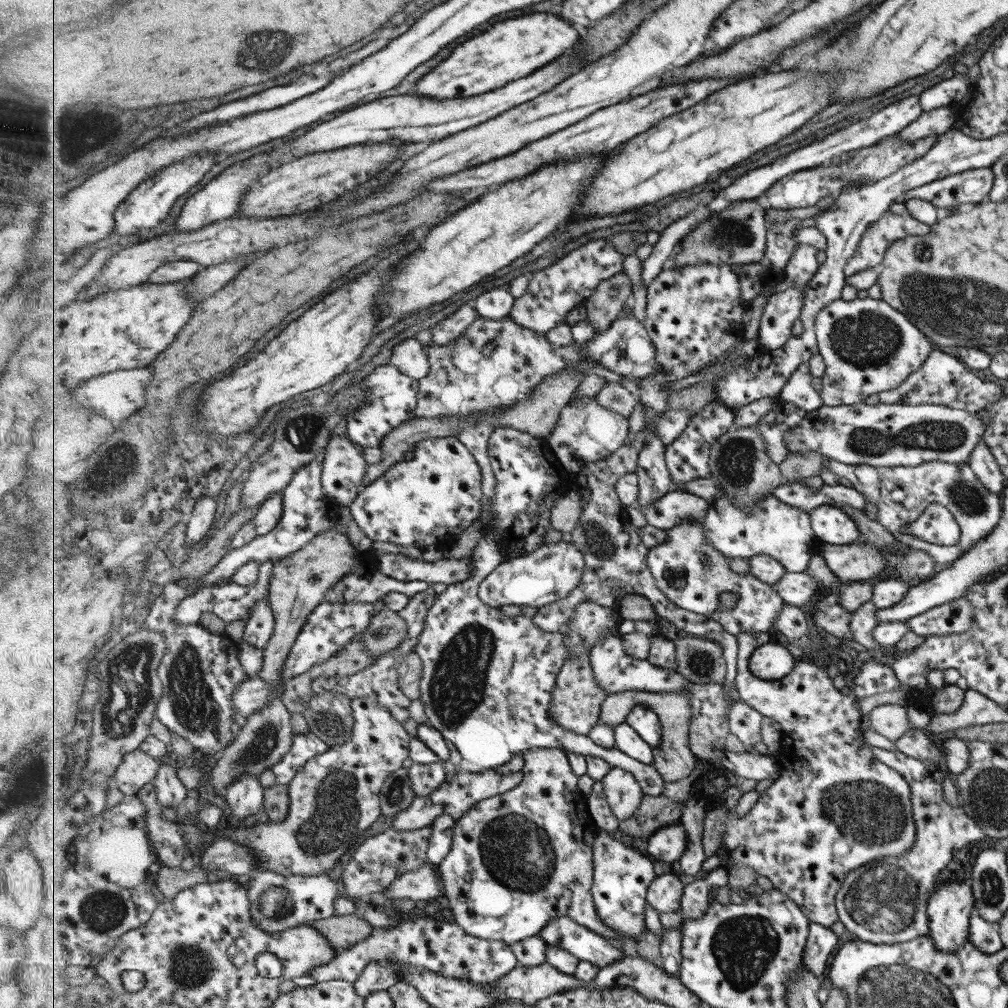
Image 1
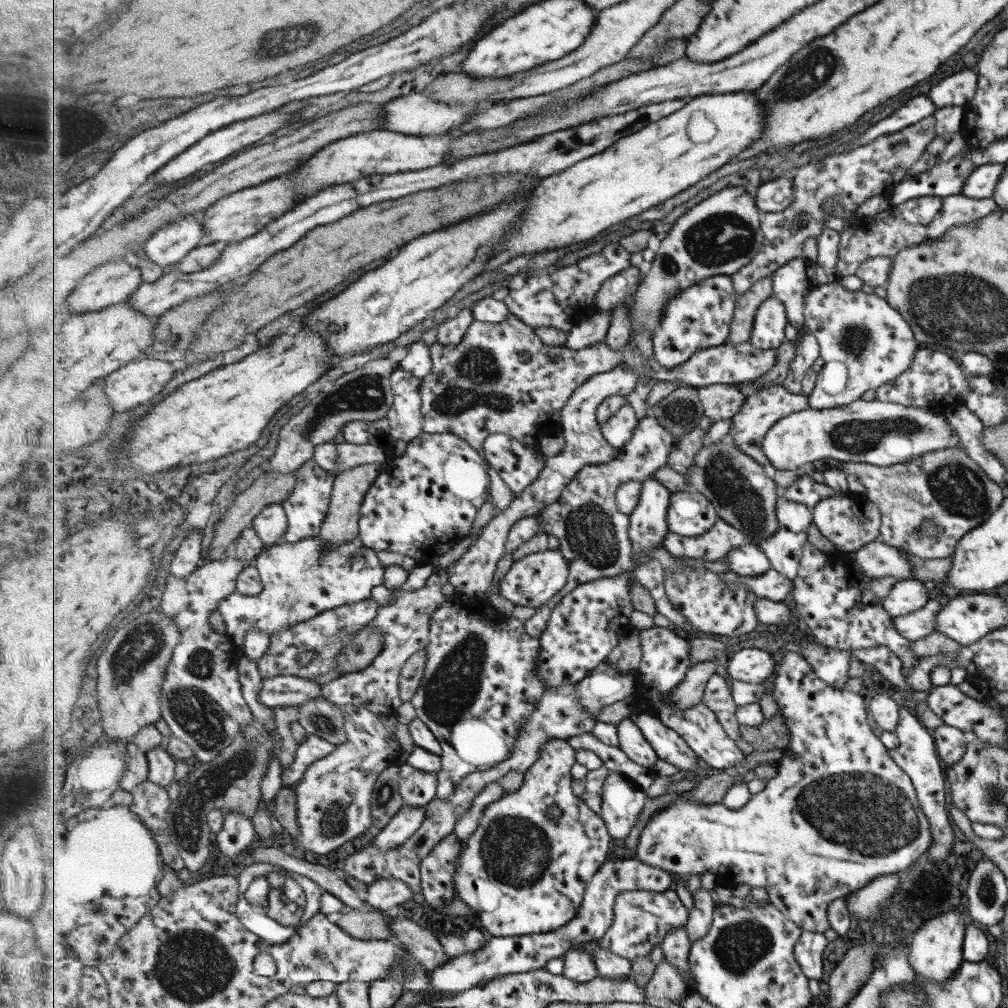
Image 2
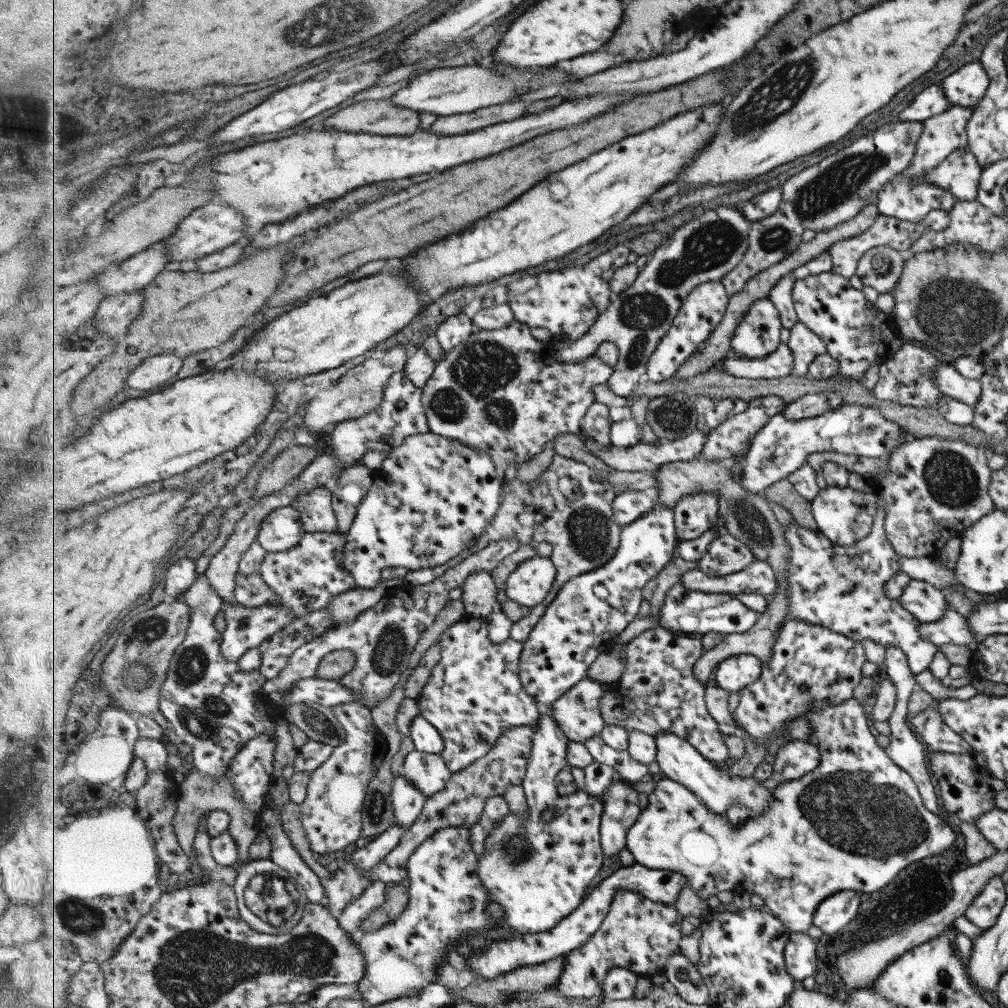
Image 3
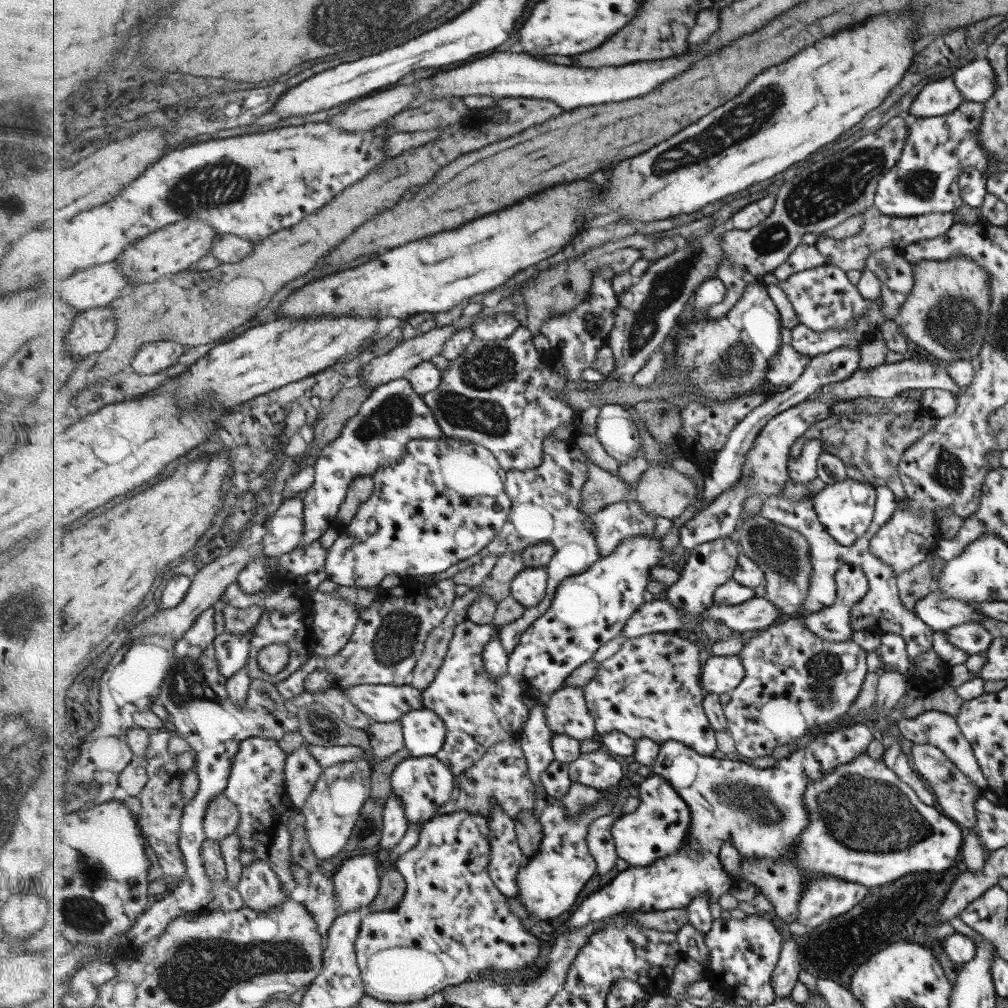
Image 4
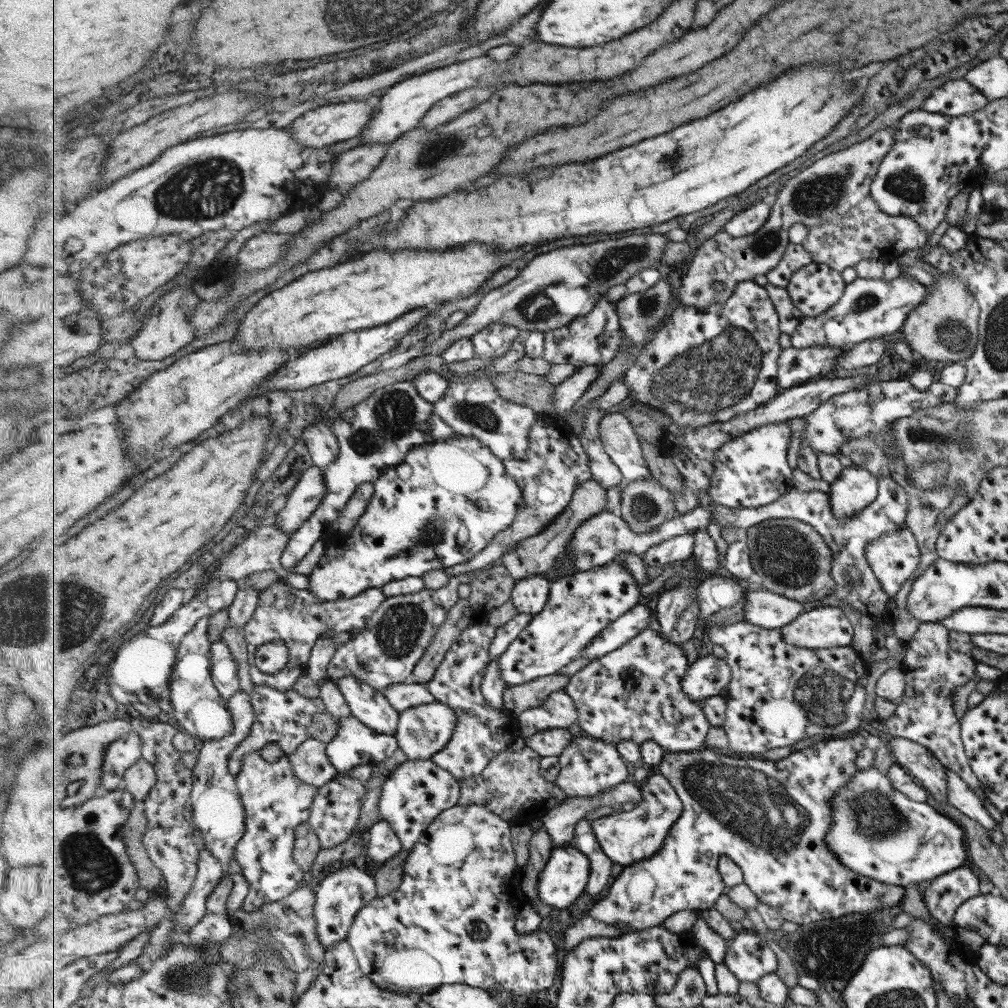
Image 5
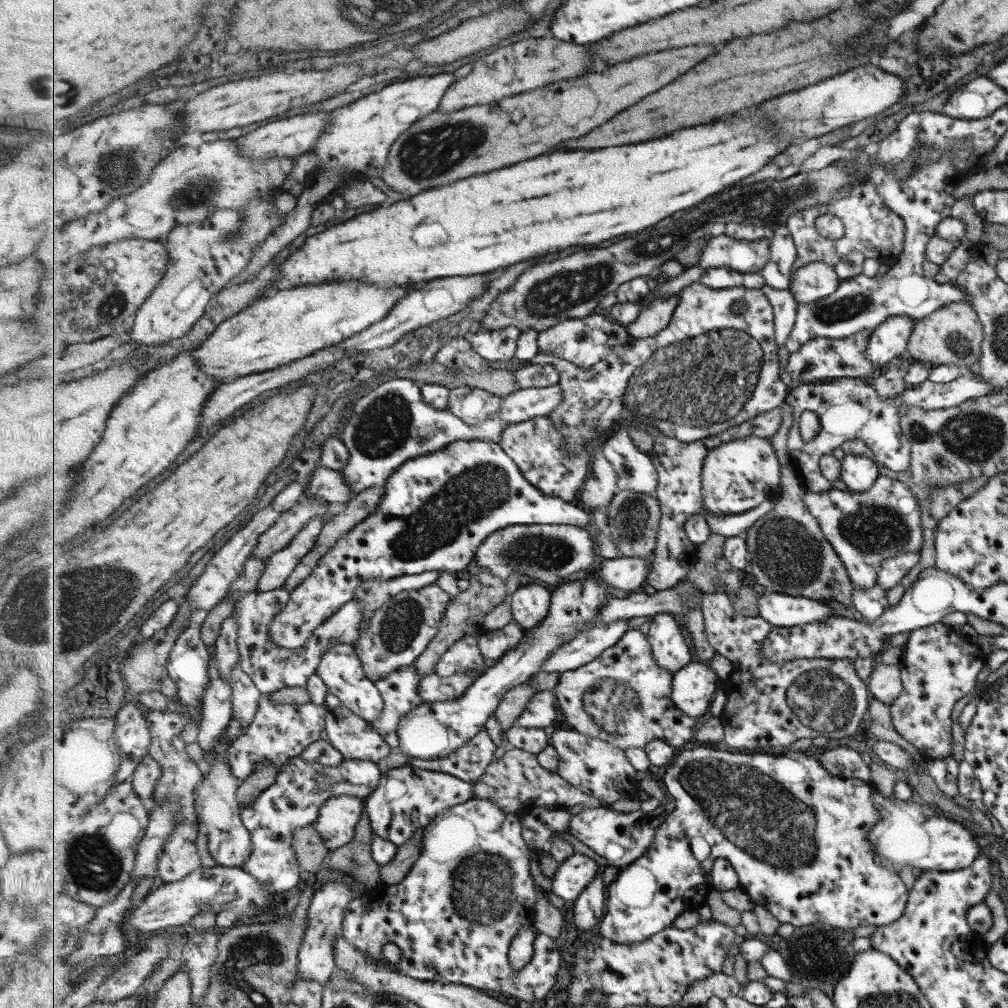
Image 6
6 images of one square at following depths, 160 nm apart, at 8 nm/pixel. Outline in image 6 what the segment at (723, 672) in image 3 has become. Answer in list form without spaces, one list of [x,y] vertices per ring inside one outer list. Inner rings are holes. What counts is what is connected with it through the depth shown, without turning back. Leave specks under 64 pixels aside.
[[[695,659],[674,674],[672,698],[683,714],[699,718],[709,712],[711,700],[721,686],[720,676],[709,663]]]

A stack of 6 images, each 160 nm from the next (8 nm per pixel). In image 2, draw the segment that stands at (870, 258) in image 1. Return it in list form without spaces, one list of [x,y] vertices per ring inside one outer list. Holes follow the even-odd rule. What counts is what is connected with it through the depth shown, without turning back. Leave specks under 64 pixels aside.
[[[894,207],[889,211],[881,211],[871,216],[861,216],[851,226],[845,227],[839,233],[838,253],[835,270],[840,277],[854,275],[859,263],[867,257],[884,256],[893,258],[900,250],[923,243],[926,238],[926,228],[919,224],[909,224],[899,216]]]

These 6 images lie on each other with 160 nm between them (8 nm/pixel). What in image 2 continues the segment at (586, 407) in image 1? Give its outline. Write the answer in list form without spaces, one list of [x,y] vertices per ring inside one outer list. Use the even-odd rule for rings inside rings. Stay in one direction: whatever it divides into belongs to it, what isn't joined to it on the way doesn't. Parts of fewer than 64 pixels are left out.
[[[628,402],[609,419],[601,423],[603,434],[612,445],[621,449],[634,437],[634,432],[641,420],[637,419],[635,410]]]

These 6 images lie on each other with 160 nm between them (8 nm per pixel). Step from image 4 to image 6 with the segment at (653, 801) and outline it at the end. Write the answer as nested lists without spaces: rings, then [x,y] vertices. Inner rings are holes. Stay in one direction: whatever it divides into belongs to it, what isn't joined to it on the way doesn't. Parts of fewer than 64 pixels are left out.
[[[668,794],[662,805],[652,812],[645,811],[643,808],[632,812],[617,812],[607,806],[596,809],[584,808],[571,817],[570,834],[598,855],[603,856],[609,865],[624,868],[644,858],[644,854],[647,854],[650,846],[654,844],[658,826],[665,822],[668,814],[675,808],[676,798],[672,794]]]

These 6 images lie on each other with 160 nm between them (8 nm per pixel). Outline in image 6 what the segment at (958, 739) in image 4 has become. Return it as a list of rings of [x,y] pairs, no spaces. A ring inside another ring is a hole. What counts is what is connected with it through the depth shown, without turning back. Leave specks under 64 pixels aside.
[[[936,622],[924,628],[911,631],[905,642],[900,669],[900,683],[902,686],[899,696],[888,704],[893,730],[901,738],[917,748],[925,760],[951,757],[951,708],[959,698],[963,698],[971,689],[975,688],[977,672],[985,664],[987,657],[981,653],[975,642],[969,640],[960,631]]]

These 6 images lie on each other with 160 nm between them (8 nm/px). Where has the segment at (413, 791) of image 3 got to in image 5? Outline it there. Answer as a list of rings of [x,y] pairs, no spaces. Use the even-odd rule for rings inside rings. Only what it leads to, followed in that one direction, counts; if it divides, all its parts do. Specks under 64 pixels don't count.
[[[381,819],[369,830],[367,849],[371,860],[384,864],[402,851],[402,842],[393,827],[386,820]]]

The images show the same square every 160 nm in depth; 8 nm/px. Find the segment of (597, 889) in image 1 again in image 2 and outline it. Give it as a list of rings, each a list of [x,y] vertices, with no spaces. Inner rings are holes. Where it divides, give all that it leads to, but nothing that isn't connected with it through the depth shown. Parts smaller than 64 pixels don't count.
[[[637,858],[607,861],[587,885],[584,901],[578,913],[569,924],[548,933],[493,937],[474,953],[465,953],[449,960],[431,973],[433,991],[443,993],[463,993],[479,985],[487,985],[493,979],[507,974],[520,974],[543,968],[555,958],[561,958],[572,948],[585,942],[601,941],[610,930],[615,916],[614,906],[620,892],[642,890],[666,892],[673,884],[673,873],[649,866]]]

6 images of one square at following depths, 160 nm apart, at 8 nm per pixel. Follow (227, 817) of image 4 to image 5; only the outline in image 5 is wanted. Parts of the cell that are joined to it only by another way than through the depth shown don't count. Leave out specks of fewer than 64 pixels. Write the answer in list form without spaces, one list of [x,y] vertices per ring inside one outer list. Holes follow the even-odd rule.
[[[240,690],[228,701],[228,710],[233,717],[233,732],[229,736],[203,742],[195,767],[196,781],[191,797],[192,821],[202,831],[206,848],[223,864],[227,864],[231,858],[236,858],[236,846],[247,833],[246,808],[242,803],[236,775],[231,774],[229,759],[231,753],[242,746],[250,735],[256,719],[251,694],[244,690]]]

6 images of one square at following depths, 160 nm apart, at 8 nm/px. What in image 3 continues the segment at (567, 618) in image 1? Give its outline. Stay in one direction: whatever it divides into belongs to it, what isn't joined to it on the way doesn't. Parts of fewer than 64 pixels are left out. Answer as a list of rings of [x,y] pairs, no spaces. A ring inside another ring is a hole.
[[[556,453],[552,463],[538,479],[534,480],[534,483],[521,482],[517,479],[505,483],[505,502],[502,502],[502,508],[491,521],[491,525],[487,527],[485,534],[475,539],[471,549],[464,550],[453,563],[448,565],[425,568],[423,571],[410,571],[406,576],[408,584],[419,586],[433,583],[447,573],[453,565],[469,559],[472,555],[504,539],[519,539],[521,545],[528,546],[539,546],[543,542],[550,543],[554,547],[550,558],[557,567],[557,580],[542,604],[532,607],[532,613],[529,616],[514,623],[510,634],[513,640],[527,641],[535,625],[543,618],[565,583],[591,570],[599,570],[601,566],[605,566],[617,556],[621,546],[623,526],[615,521],[615,515],[613,515],[612,505],[616,495],[611,486],[602,481],[601,477],[599,471],[594,471],[587,463]]]

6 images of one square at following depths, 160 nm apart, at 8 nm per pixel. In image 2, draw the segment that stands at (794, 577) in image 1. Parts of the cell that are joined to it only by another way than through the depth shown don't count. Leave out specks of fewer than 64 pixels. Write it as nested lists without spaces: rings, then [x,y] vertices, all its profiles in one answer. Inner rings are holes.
[[[771,569],[761,576],[741,576],[735,572],[723,573],[723,579],[730,584],[744,584],[748,590],[760,598],[781,602],[785,600],[794,589],[794,581],[781,575],[777,570]]]

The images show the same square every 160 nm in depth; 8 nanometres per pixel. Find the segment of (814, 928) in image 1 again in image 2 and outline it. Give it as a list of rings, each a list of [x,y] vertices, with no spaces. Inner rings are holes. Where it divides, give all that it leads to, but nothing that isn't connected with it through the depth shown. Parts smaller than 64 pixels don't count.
[[[804,931],[802,937],[795,945],[795,958],[802,966],[803,973],[809,979],[819,979],[822,976],[821,953],[827,946],[827,939],[822,933]]]

